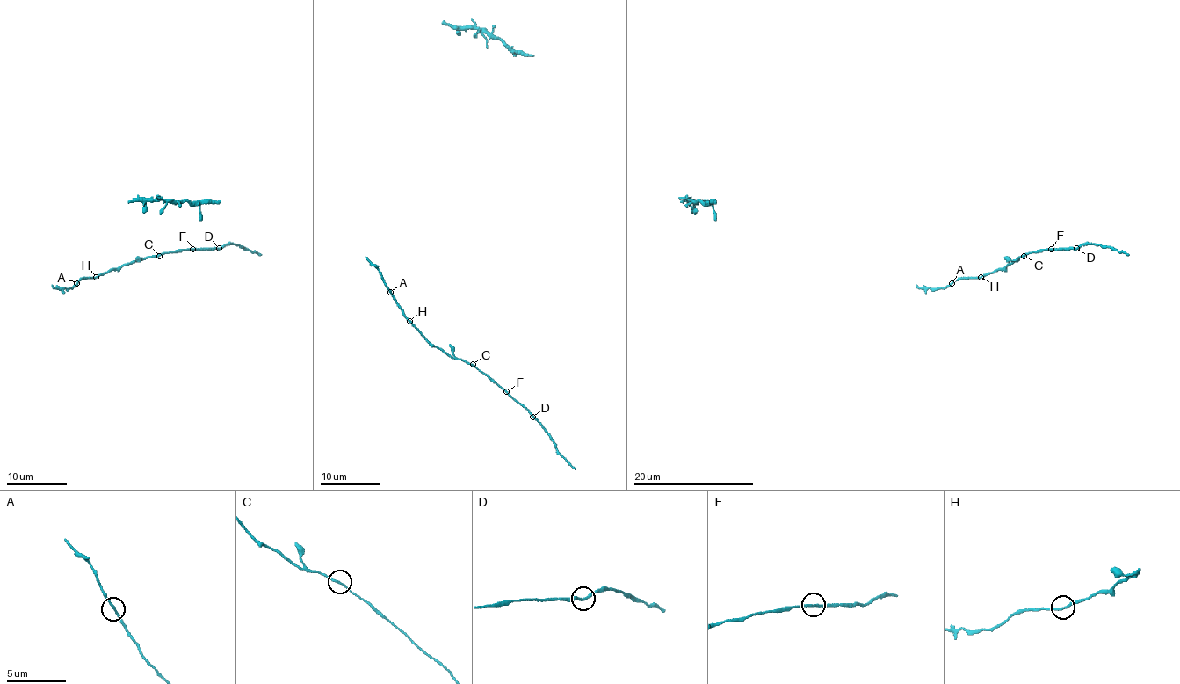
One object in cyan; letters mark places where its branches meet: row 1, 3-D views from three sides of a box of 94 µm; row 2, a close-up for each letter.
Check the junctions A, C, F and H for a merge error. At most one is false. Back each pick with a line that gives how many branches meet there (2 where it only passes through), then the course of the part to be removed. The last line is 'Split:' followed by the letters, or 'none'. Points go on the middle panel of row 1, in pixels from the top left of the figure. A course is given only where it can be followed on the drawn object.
F: branches 2; course (507, 391), (541, 425), (556, 451), (575, 469)
Split: F

